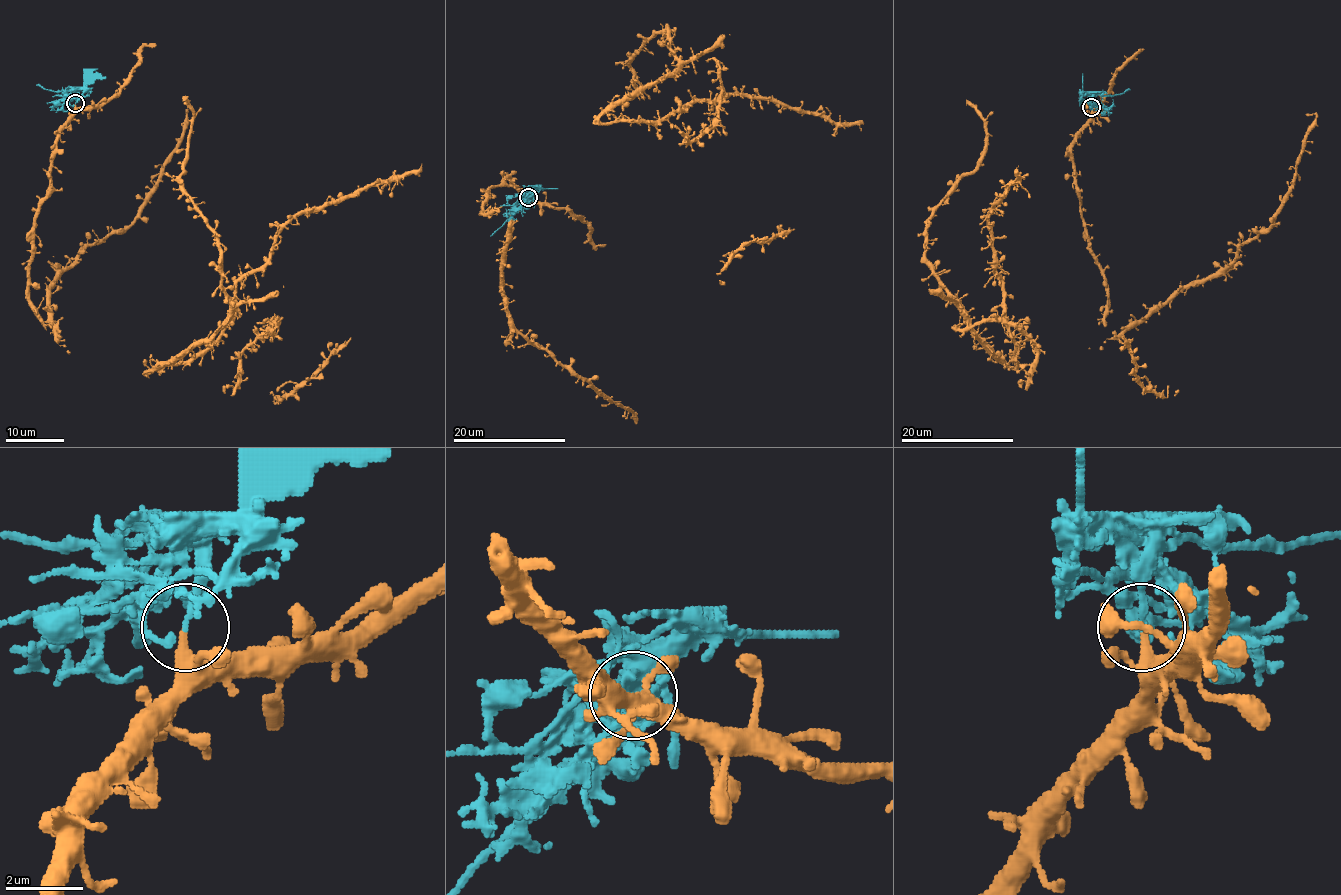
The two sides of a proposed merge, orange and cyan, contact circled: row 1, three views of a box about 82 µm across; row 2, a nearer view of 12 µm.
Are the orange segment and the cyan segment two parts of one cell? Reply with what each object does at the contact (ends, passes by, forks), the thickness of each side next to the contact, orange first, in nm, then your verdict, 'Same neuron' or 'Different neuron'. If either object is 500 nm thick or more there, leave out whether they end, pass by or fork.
At the ring orange passes by. At the ring cyan ends. Thickness 200 nm (orange) against 190 nm. Different neuron

